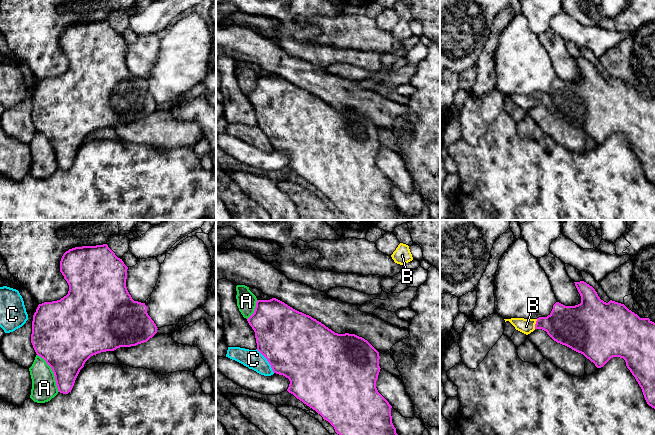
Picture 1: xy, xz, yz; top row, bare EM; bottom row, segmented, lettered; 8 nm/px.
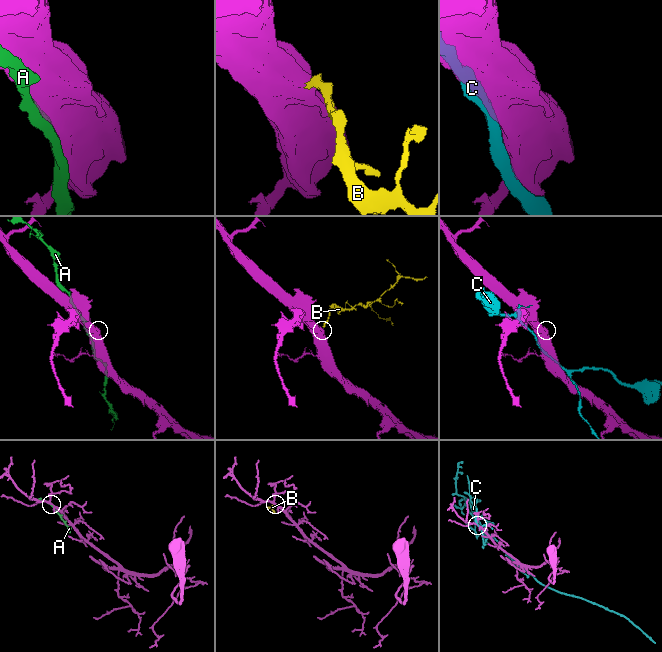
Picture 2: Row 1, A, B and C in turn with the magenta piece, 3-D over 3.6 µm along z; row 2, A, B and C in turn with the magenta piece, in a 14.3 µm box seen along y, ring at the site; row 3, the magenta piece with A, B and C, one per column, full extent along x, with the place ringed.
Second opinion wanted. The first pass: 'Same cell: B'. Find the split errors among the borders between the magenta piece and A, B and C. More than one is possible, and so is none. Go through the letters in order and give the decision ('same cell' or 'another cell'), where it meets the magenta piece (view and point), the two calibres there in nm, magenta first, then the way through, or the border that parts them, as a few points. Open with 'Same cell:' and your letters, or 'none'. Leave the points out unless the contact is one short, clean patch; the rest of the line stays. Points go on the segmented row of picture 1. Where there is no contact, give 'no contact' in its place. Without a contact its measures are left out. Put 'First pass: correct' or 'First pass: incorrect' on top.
First pass: correct
Same cell: B
A: another cell | xy (53, 372) | 420/200 nm
B: same cell | yz (535, 324) | 300/120 nm | across yz (566, 325), (535, 324), (526, 326)
C: another cell | xz (267, 360) | 500/160 nm

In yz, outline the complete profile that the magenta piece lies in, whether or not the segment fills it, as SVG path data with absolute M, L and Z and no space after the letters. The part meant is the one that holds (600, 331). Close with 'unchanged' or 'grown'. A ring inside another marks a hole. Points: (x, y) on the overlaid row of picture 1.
M584 281L574 283L581 296L580 304L565 306L556 302L547 317L529 320L524 318L511 318L504 319L505 322L509 321L516 330L526 335L535 329L542 329L557 343L583 354L587 359L593 362L597 368L603 367L613 357L623 358L627 368L641 387L647 404L655 409L655 323L649 318L640 318L624 304L612 300L608 303L604 302L600 299L595 289Z; grown

